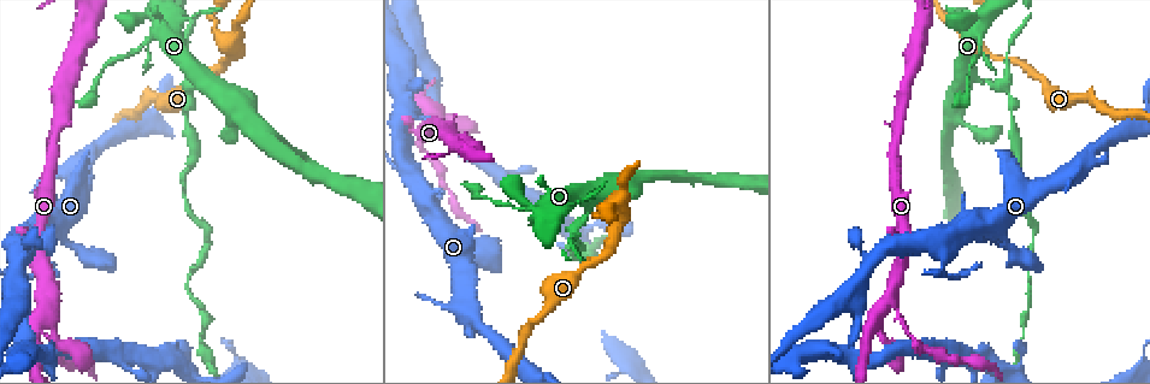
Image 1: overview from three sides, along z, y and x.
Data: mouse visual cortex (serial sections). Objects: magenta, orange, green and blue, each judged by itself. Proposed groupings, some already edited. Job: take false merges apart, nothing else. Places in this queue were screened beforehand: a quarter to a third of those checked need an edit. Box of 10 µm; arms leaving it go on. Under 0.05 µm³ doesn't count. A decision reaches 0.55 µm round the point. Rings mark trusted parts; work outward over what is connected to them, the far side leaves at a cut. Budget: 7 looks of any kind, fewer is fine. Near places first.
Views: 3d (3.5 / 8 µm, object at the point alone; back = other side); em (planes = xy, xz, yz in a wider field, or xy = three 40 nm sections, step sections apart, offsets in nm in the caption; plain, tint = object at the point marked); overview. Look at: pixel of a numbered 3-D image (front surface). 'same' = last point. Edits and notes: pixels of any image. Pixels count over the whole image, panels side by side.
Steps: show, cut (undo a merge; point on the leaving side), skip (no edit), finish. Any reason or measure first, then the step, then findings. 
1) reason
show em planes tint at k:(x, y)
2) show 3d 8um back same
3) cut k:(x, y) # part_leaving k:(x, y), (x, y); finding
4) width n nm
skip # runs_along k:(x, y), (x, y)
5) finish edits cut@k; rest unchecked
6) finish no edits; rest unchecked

sharp bend
show 3d 3.5um back at 1:(468, 313)

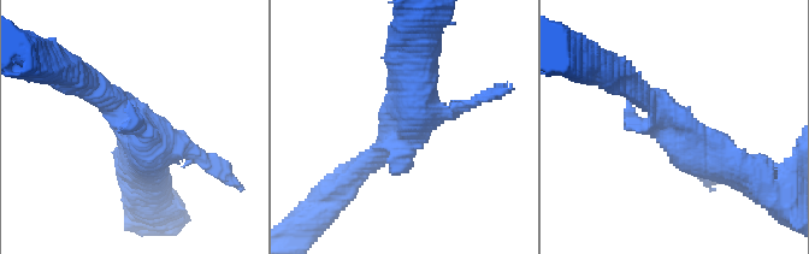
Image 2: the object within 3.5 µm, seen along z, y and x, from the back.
skip # runs_along 2:(760, 182), (695, 152), (642, 93); continuous, no second cell

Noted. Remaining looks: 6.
thin arm on a thick one
show 3d 8um at 1:(943, 255)

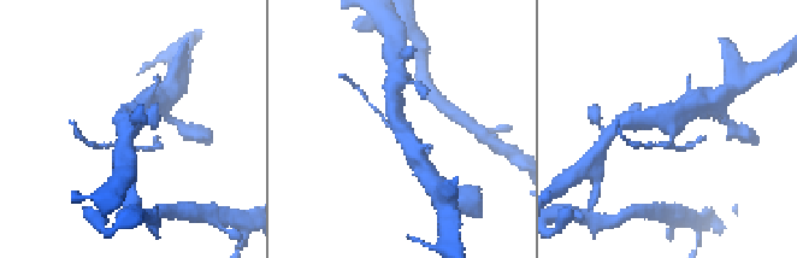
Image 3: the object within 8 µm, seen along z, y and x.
show 3d 3.5um same

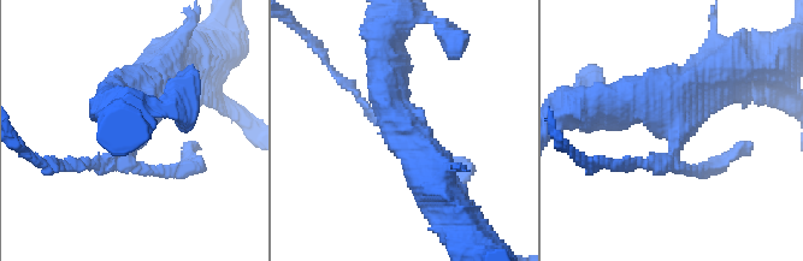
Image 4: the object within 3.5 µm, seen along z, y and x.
show em planes tint at 4:(675, 122)

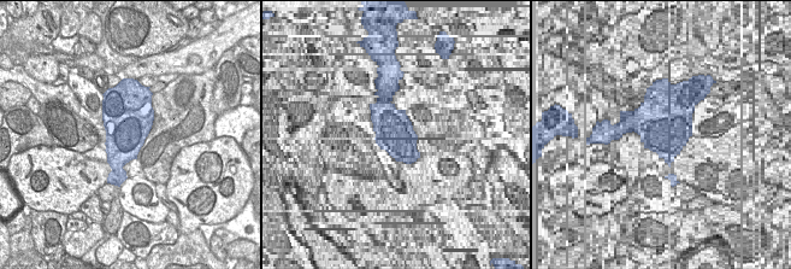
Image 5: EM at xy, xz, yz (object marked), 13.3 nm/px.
cut 4:(169, 168) # part_leaving 4:(133, 164), (188, 167), (199, 144); two cells meet here

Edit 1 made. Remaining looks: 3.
four arms meet
show 3d 3.5um at 1:(45, 300)

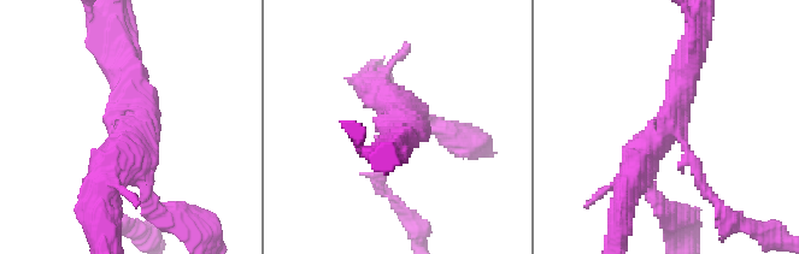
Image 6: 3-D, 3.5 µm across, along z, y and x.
arms 4; arm_widths 150, 250, 350, 400 nm; now the EM
show em planes tint at 6:(130, 131)

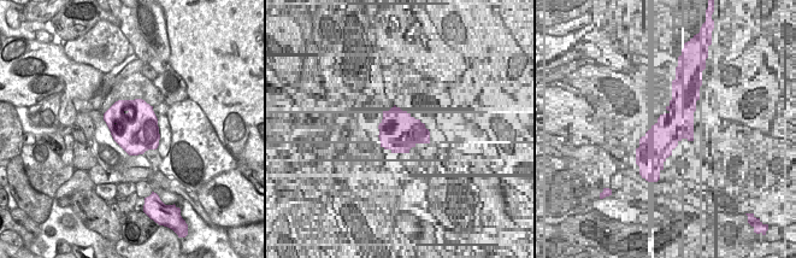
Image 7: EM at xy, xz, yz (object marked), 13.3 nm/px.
cut 6:(699, 183) # part_leaving 6:(686, 145), (704, 189), (744, 226); a second cell is stuck on

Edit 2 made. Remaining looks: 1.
finish edits cut@4, cut@6; rest unchecked

